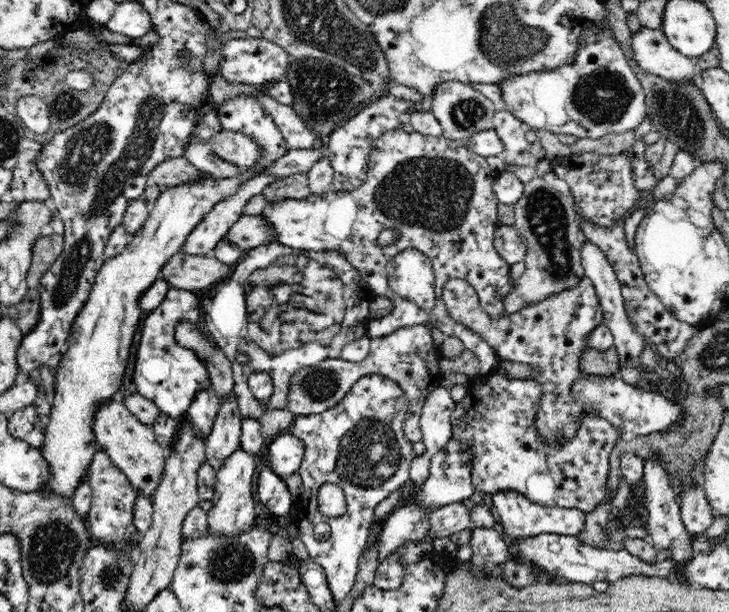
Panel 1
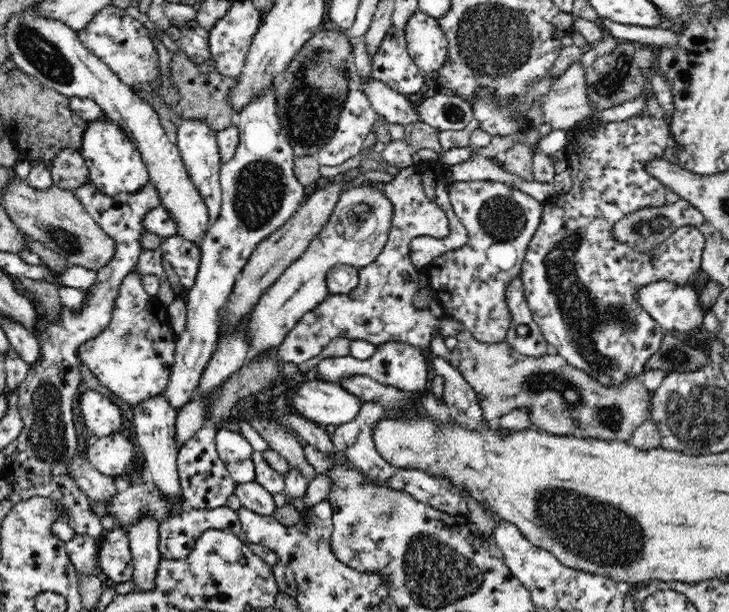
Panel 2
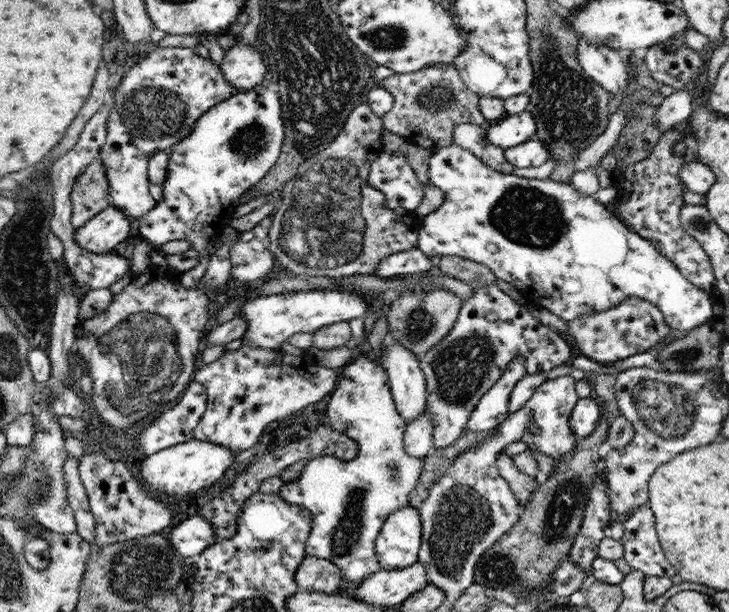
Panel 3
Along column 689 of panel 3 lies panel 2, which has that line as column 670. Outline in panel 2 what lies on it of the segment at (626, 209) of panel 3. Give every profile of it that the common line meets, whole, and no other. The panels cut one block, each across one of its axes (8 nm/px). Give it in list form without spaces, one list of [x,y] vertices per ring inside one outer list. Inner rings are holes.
[[[634,115],[623,121],[608,122],[605,124],[600,123],[599,125],[592,124],[590,125],[590,136],[594,136],[596,146],[592,145],[592,138],[587,145],[574,146],[574,136],[571,137],[570,144],[565,146],[565,153],[567,154],[566,161],[571,170],[571,189],[567,193],[556,193],[548,202],[543,203],[541,221],[534,236],[528,243],[528,248],[522,261],[520,275],[522,277],[522,285],[524,285],[523,289],[527,306],[530,308],[536,325],[539,327],[541,334],[550,345],[552,351],[562,356],[562,359],[565,359],[566,363],[574,366],[574,368],[586,372],[586,374],[594,378],[596,382],[604,386],[620,386],[627,379],[639,377],[645,372],[645,365],[649,362],[652,354],[658,352],[662,340],[665,337],[664,334],[662,334],[663,329],[639,304],[637,296],[638,290],[640,290],[642,286],[662,279],[672,281],[672,283],[678,283],[678,285],[693,283],[701,270],[701,256],[705,248],[705,238],[698,228],[692,225],[681,226],[669,237],[666,237],[664,242],[652,246],[650,251],[644,251],[642,253],[642,251],[636,251],[632,245],[618,241],[618,239],[612,235],[612,226],[617,224],[618,220],[624,218],[626,214],[636,212],[636,210],[642,210],[642,208],[650,208],[650,206],[658,208],[658,206],[667,204],[666,194],[669,192],[668,187],[664,187],[664,184],[662,184],[662,181],[660,181],[658,177],[650,175],[650,173],[646,171],[646,164],[648,164],[650,160],[662,158],[662,156],[664,156],[664,150],[666,150],[666,146],[668,146],[671,132],[667,117],[656,118],[656,116],[651,115]]]

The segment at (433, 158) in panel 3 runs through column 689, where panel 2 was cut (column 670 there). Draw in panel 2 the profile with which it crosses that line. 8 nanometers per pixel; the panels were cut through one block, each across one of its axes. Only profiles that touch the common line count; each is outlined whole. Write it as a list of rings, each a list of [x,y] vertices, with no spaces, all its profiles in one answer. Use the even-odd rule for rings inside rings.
[[[700,270],[693,283],[687,285],[678,285],[668,280],[657,280],[654,283],[642,286],[638,290],[638,302],[650,314],[655,322],[668,331],[680,331],[689,333],[697,327],[701,327],[706,317],[707,310],[702,308],[700,290],[710,282],[710,277],[704,271]]]

